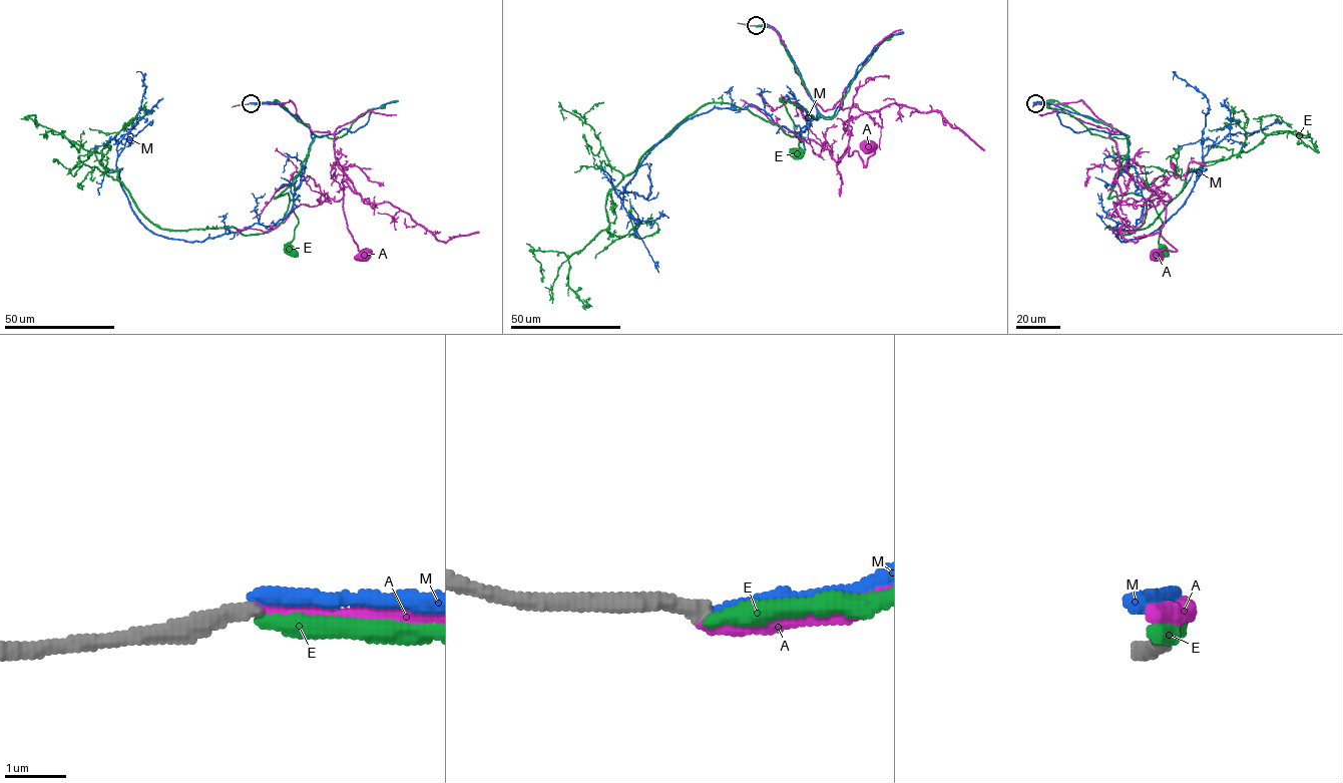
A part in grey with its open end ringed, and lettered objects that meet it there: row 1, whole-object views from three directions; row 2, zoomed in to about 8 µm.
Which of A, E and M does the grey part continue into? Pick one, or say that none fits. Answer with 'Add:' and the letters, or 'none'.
Add: none

